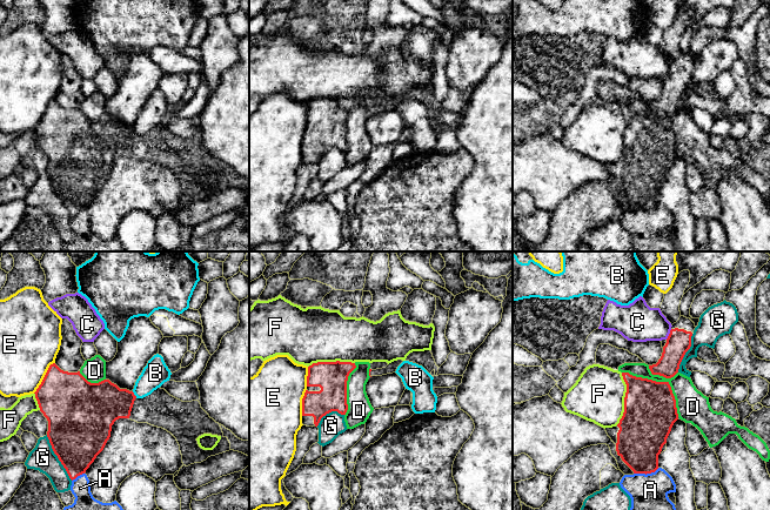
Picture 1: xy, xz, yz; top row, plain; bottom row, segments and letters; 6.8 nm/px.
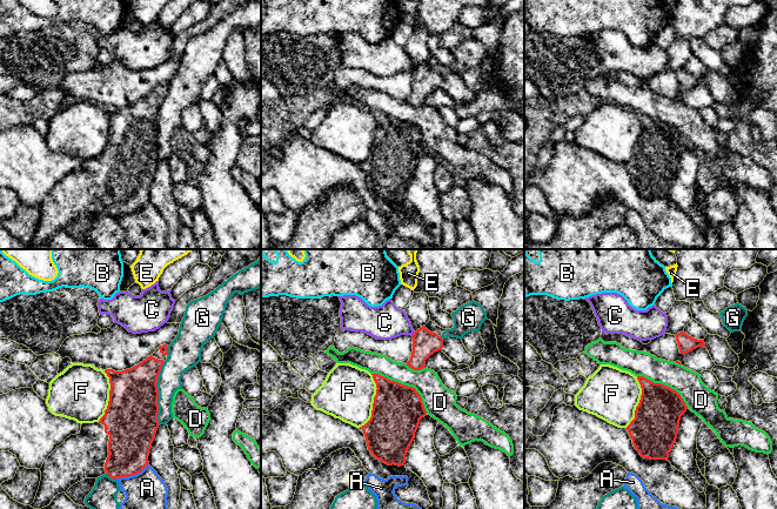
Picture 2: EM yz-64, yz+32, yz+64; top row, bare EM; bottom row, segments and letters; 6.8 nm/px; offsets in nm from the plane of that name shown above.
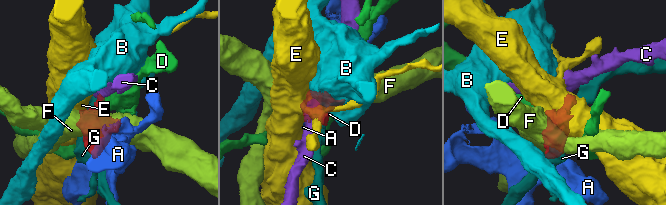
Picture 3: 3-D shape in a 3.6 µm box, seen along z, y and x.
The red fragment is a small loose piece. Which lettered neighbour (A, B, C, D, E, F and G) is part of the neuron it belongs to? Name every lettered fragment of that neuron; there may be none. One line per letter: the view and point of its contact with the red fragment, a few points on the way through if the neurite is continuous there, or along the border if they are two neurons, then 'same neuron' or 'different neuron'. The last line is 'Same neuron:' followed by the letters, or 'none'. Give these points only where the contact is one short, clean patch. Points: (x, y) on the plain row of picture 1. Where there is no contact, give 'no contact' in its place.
A: meets red in yz at (645, 210); border along yz (658, 205), (645, 210), (634, 210); different neuron
B: meets red in xy at (134, 132); border along xy (132, 128), (136, 134); different neuron
C: meets red in yz at (669, 71); border along yz (671, 66), (665, 75); different neuron
D: meets red in yz at (662, 119); different neuron
E: meets red in xy at (44, 114); border along xy (54, 99), (49, 102), (41, 120), (33, 129); different neuron
F: meets red in yz at (624, 135); different neuron
G: meets red in xy at (58, 194); different neuron
Same neuron: none

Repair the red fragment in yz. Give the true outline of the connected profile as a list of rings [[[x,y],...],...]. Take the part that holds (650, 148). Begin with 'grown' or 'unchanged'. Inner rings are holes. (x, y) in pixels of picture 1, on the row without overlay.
grown; [[[622,109],[627,121],[624,149],[620,160],[605,165],[608,173],[616,181],[617,192],[634,210],[651,210],[658,206],[658,192],[678,156],[676,136],[669,119],[656,119]]]

